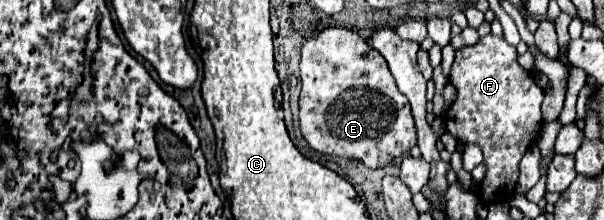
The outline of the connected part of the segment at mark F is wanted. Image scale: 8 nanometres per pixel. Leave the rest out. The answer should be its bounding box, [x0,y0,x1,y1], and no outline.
[445,34,545,202]

